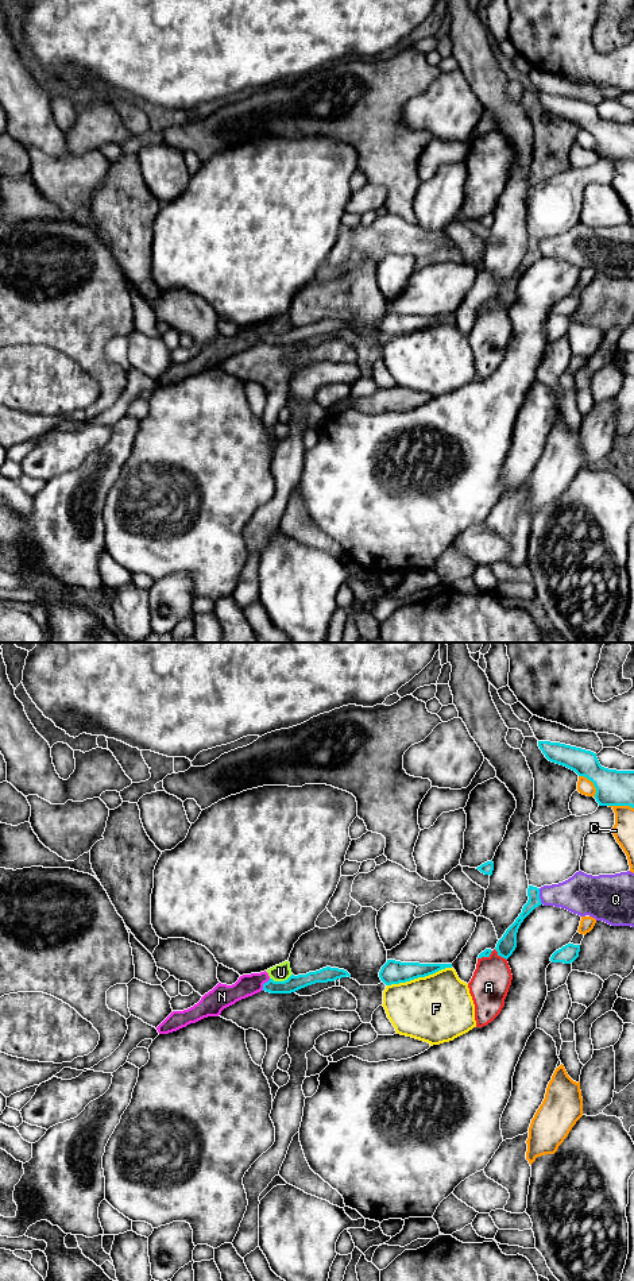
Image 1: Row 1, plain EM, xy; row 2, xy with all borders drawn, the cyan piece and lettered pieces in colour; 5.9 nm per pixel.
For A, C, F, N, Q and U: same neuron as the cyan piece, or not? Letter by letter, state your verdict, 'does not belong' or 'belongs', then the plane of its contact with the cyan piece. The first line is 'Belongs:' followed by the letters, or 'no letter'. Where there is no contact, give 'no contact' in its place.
Belongs: no letter
A: does not belong | xy
C: does not belong | xy
F: does not belong | xy
N: does not belong | xy
Q: does not belong | xy
U: does not belong | xy

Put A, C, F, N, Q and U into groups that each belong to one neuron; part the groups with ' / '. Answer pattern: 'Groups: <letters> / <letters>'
Groups: A / C / F / N U / Q

